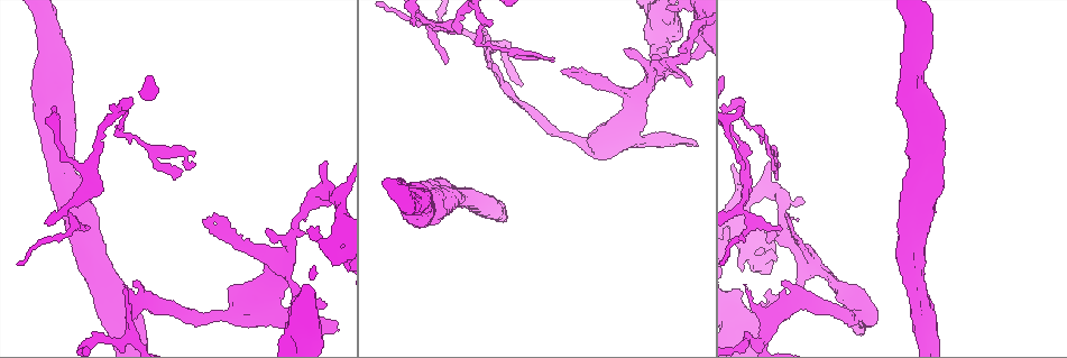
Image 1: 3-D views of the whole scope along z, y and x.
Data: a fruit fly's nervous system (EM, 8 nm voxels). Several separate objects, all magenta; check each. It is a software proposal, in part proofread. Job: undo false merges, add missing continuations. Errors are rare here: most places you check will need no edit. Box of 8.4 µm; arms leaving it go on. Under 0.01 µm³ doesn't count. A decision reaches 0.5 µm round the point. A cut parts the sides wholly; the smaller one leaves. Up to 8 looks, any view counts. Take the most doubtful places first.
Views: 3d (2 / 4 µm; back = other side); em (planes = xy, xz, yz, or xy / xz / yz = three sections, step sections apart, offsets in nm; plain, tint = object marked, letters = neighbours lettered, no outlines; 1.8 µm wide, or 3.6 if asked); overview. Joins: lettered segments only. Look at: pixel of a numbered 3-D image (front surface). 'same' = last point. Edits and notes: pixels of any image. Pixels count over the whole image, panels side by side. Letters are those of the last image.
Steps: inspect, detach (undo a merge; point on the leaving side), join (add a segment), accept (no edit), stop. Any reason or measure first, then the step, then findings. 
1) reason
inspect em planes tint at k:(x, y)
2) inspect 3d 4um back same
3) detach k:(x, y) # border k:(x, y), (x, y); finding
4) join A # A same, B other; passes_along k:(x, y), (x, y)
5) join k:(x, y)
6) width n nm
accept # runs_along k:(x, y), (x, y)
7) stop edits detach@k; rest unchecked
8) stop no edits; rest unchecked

abrupt turn
inspect em planes plain at 1:(643, 86)

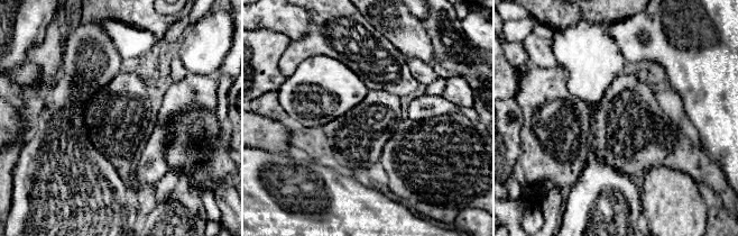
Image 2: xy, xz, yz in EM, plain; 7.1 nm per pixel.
see the neighbours
inspect em planes letters same

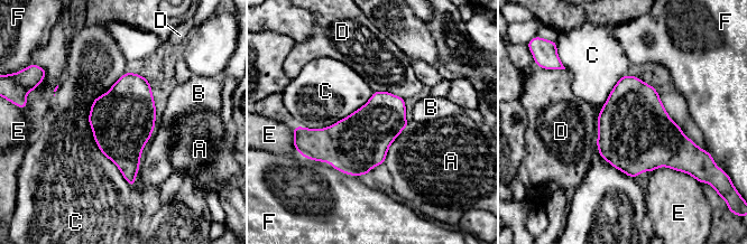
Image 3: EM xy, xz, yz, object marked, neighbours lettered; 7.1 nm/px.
accept # A other, B other, C other, D other, E other, F other; border 3:(123, 73), (89, 124), (130, 187); all the same cell

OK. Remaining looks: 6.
an open end
inspect 3d 2um at 1:(742, 109)

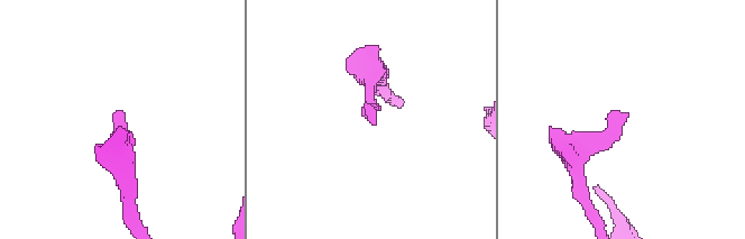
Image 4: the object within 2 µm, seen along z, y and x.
inspect em planes plain at 4:(626, 116)

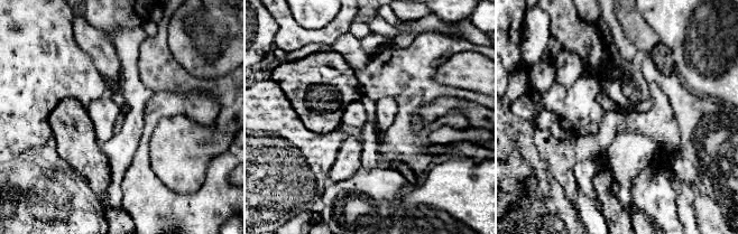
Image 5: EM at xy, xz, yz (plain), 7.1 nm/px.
see the neighbours
inspect em planes letters same

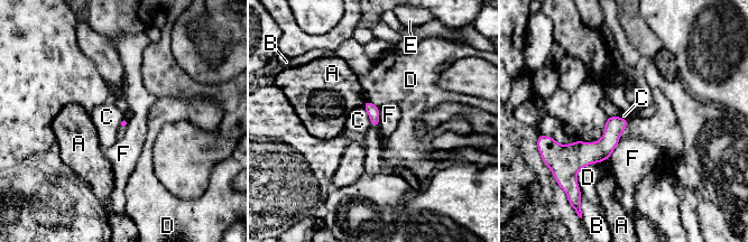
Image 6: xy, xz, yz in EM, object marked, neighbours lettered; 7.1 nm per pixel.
accept # A other, B other, C other, D other, E other, F other; no lettered segment goes on from it

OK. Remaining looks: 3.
narrows sharply
inspect em planes letters at 1:(684, 58)

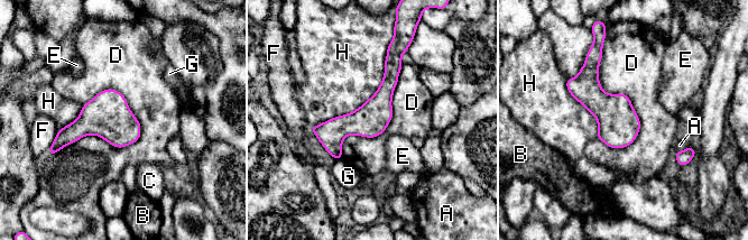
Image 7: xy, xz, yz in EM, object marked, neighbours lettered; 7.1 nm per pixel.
accept # A other, B other, C other, D other, E other, F other, G other, H other; border 7:(140, 122), (51, 155); one cell here

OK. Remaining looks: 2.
stop no edits; rest unchecked

